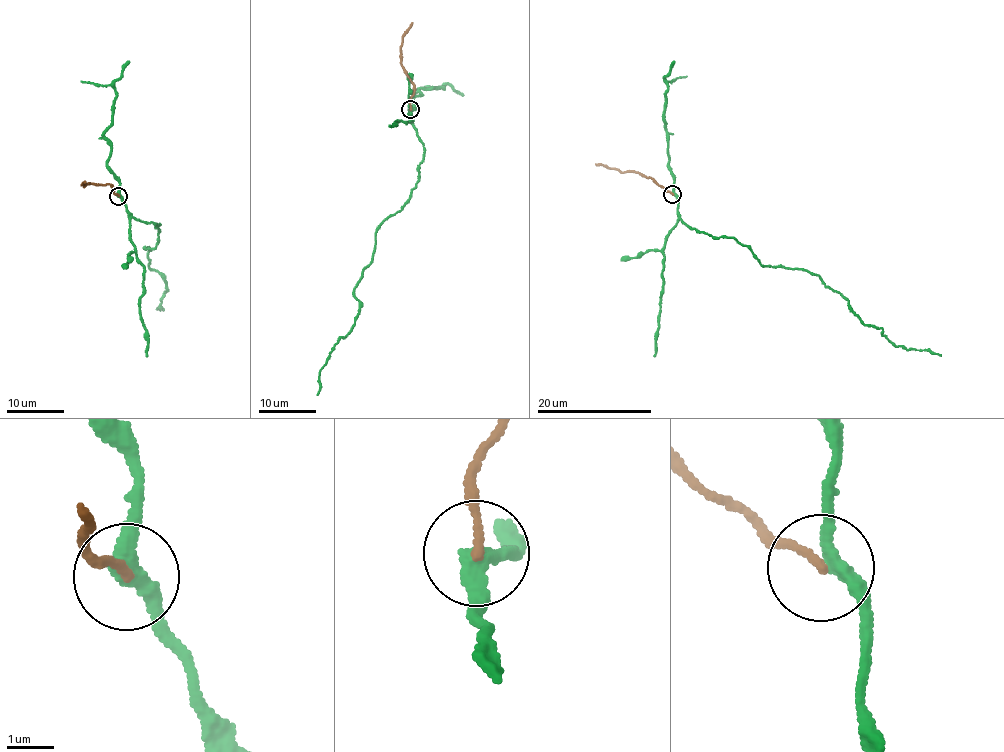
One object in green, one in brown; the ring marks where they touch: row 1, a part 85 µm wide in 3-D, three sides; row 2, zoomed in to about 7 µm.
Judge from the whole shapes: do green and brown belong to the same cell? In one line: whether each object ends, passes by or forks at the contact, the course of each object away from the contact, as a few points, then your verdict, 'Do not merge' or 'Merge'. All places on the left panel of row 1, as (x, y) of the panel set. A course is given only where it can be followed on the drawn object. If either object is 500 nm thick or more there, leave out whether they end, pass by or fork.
At the ring green passes by. At the ring brown ends. Course of green: (118, 195), (137, 218), (160, 224), (155, 248), (144, 249), (167, 290), (163, 310). Course of brown: (118, 196), (111, 186), (89, 183), (81, 186), (86, 182). Do not merge

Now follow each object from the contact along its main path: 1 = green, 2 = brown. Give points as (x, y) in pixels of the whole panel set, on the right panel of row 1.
1: (672, 193), (693, 229), (733, 237), (762, 265), (813, 273), (897, 346), (941, 355)
2: (672, 194), (637, 172), (620, 172), (595, 164)

